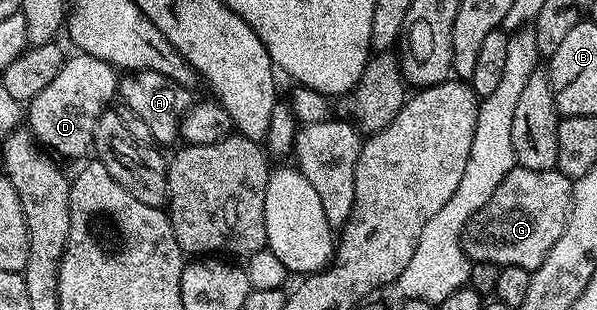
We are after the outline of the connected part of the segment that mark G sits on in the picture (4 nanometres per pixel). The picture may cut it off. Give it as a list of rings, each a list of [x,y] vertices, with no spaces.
[[[515,167],[496,186],[496,194],[466,223],[462,249],[473,263],[488,262],[499,266],[524,266],[537,270],[556,246],[568,222],[573,183],[560,171],[541,172]]]

